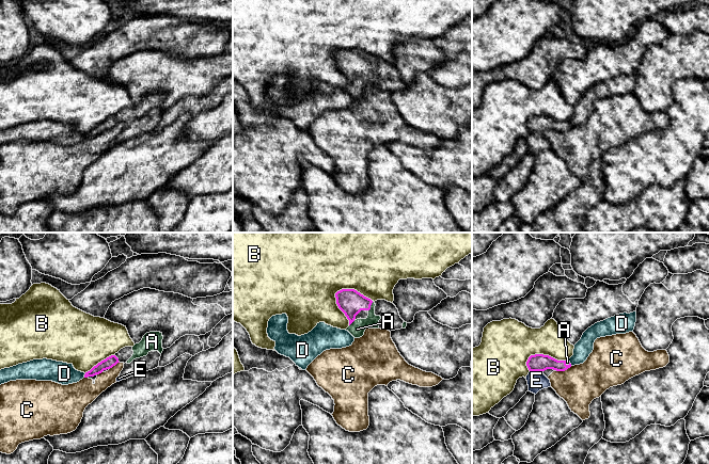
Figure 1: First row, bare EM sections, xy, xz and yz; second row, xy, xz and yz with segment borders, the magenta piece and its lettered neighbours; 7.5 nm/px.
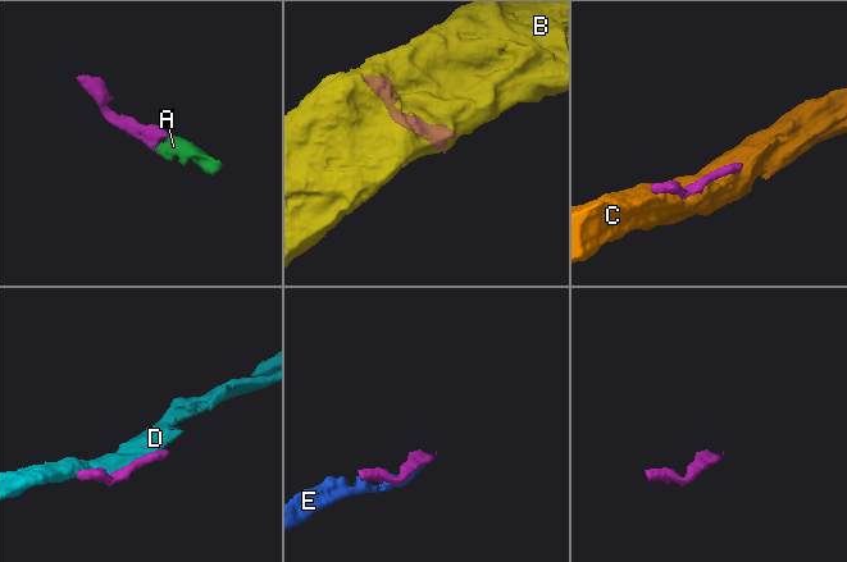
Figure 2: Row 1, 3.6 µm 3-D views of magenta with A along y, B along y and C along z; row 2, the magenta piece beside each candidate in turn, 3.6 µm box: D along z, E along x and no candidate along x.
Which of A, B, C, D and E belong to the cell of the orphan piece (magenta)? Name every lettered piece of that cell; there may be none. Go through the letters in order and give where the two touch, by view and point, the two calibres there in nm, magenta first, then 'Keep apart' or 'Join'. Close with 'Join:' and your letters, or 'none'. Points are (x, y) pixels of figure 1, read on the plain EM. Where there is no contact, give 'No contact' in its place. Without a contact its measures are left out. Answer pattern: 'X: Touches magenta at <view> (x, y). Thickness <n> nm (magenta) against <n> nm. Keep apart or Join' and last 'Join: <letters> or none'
A: Touches magenta at xz (369, 67). Thickness 190 nm (magenta) against 120 nm. Join
B: Touches magenta at xz (337, 66). Thickness 190 nm (magenta) against 440 nm. Keep apart
C: Touches magenta at yz (564, 131). Thickness 130 nm (magenta) against 300 nm. Keep apart
D: Touches magenta at xy (84, 137). Thickness 80 nm (magenta) against 170 nm. Keep apart
E: Touches magenta at yz (536, 131). Thickness 130 nm (magenta) against 140 nm. Join
Join: A, E

